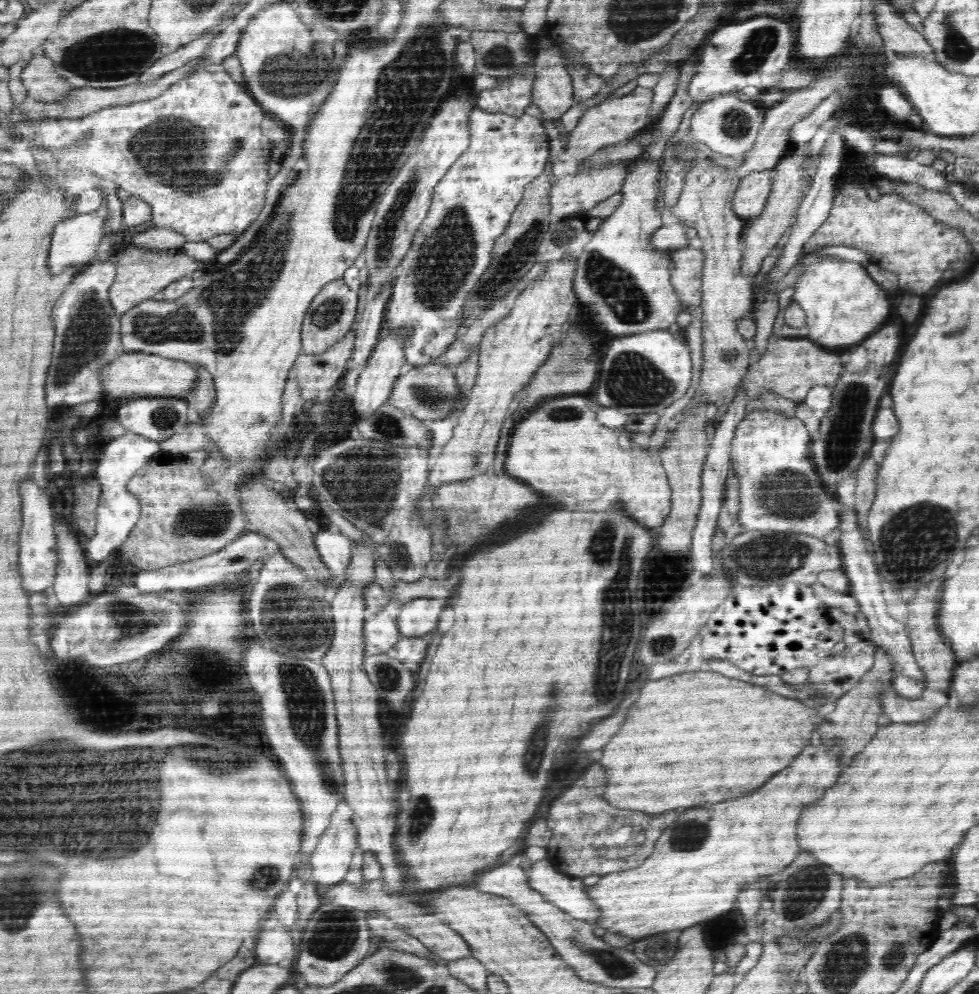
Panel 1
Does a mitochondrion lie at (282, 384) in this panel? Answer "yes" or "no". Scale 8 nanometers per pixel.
no

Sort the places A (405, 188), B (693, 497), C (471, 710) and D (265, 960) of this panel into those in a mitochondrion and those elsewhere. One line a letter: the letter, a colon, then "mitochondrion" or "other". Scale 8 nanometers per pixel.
A: mitochondrion
B: other
C: other
D: other

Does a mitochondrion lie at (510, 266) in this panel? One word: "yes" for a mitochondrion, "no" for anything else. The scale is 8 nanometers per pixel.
yes

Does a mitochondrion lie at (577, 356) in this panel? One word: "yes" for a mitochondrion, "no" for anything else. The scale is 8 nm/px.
yes

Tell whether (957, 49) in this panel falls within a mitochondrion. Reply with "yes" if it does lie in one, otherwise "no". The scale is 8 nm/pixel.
yes

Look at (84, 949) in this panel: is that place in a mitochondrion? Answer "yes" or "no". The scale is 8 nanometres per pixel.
no

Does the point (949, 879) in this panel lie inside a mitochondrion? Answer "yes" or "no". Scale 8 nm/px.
no

